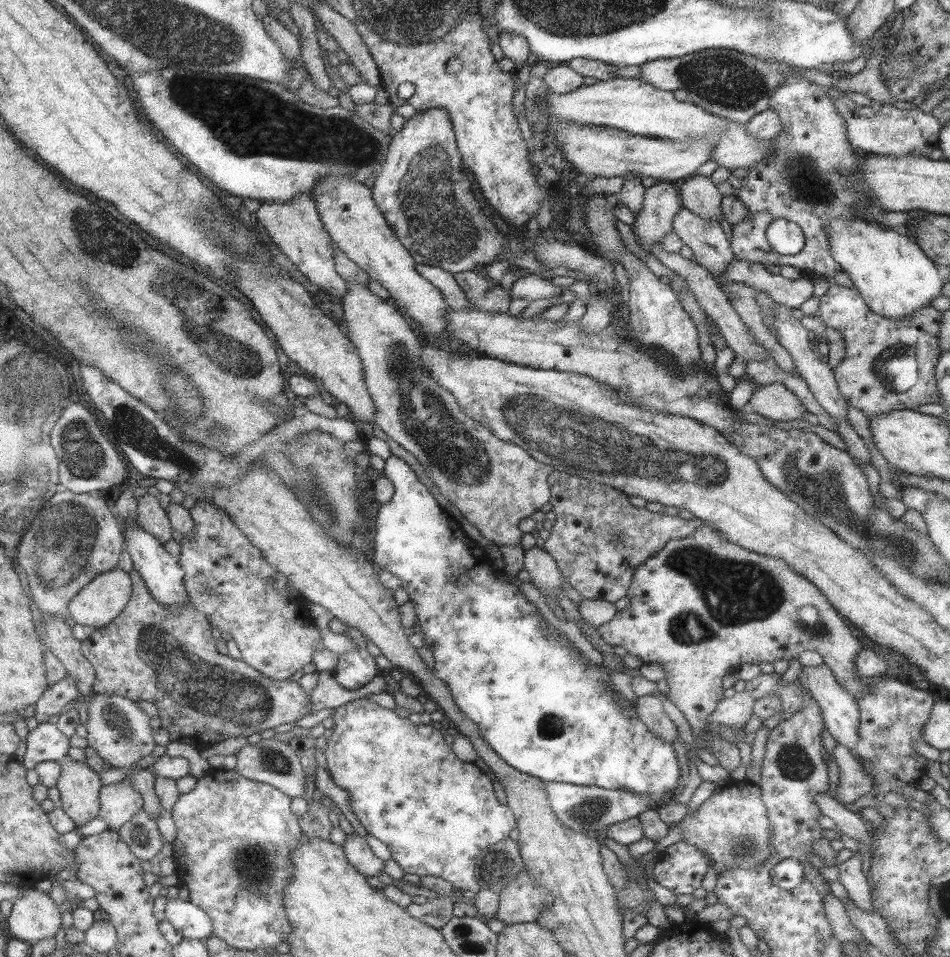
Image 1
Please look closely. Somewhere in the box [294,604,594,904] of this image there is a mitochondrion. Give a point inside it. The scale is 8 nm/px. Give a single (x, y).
(498, 865)

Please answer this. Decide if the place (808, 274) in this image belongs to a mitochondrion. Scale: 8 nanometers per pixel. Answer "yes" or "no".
no

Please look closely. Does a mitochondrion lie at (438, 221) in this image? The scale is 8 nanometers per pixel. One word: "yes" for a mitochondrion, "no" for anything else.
yes

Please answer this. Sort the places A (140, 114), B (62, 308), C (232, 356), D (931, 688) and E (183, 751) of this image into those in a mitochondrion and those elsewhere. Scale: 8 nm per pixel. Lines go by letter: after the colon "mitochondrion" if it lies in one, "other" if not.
A: other
B: other
C: mitochondrion
D: other
E: other

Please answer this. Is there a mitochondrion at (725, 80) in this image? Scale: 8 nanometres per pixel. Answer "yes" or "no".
yes

